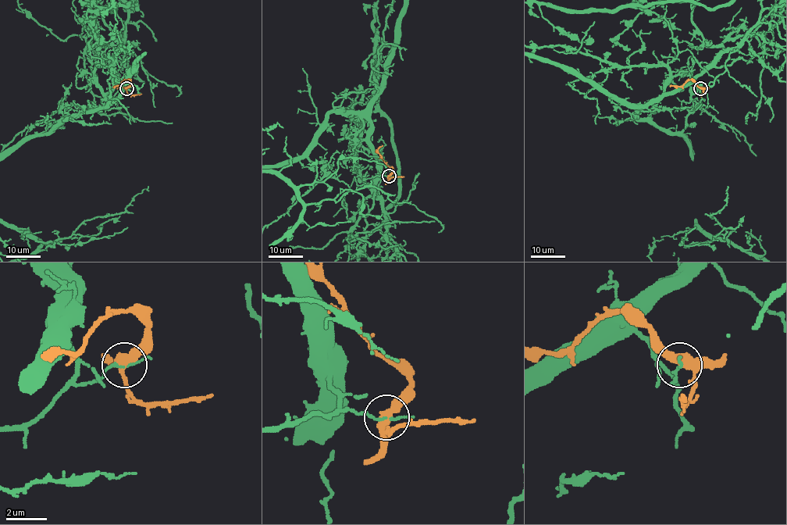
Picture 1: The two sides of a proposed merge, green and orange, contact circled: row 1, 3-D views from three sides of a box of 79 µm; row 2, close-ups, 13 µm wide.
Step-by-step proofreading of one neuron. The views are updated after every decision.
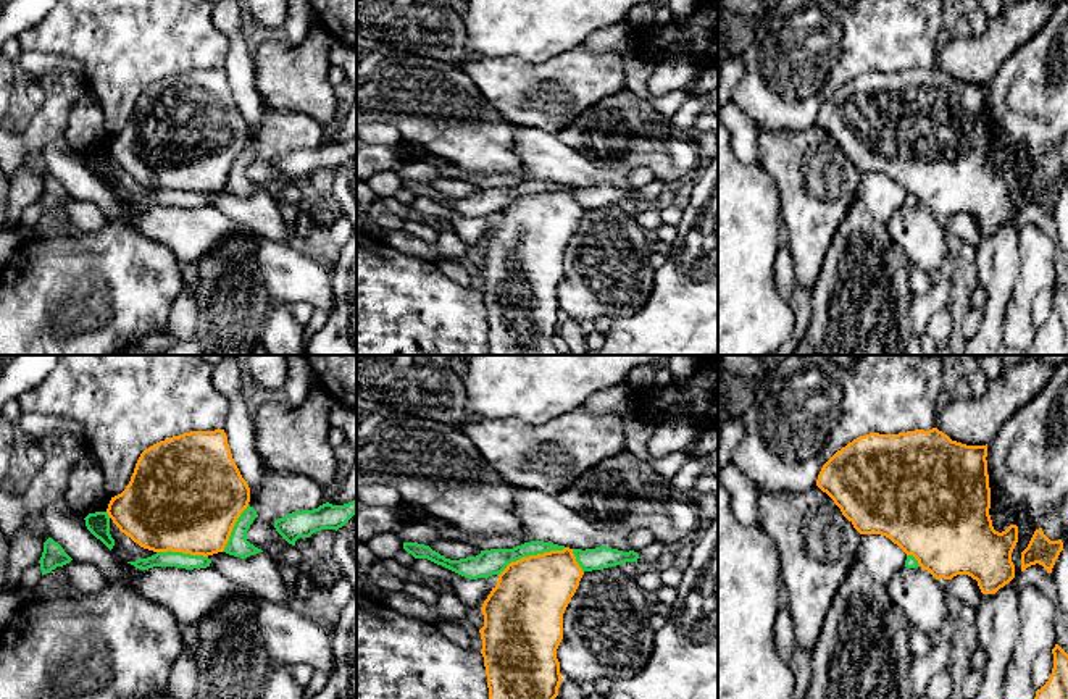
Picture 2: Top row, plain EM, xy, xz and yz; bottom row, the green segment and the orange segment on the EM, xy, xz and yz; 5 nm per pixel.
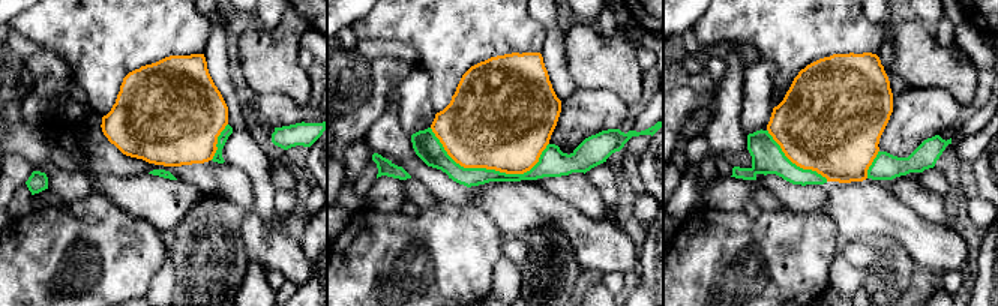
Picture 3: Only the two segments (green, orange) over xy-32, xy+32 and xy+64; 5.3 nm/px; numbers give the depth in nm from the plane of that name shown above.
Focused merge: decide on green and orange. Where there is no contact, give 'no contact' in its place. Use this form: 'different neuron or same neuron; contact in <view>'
different neuron; contact in xz

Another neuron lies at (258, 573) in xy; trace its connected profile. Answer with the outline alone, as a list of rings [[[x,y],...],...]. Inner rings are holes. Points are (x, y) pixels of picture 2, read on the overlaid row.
[[[226,552],[208,555],[210,567],[216,568],[227,580],[255,594],[263,601],[289,604],[287,588],[282,581],[276,562],[265,552],[247,559],[234,557]]]

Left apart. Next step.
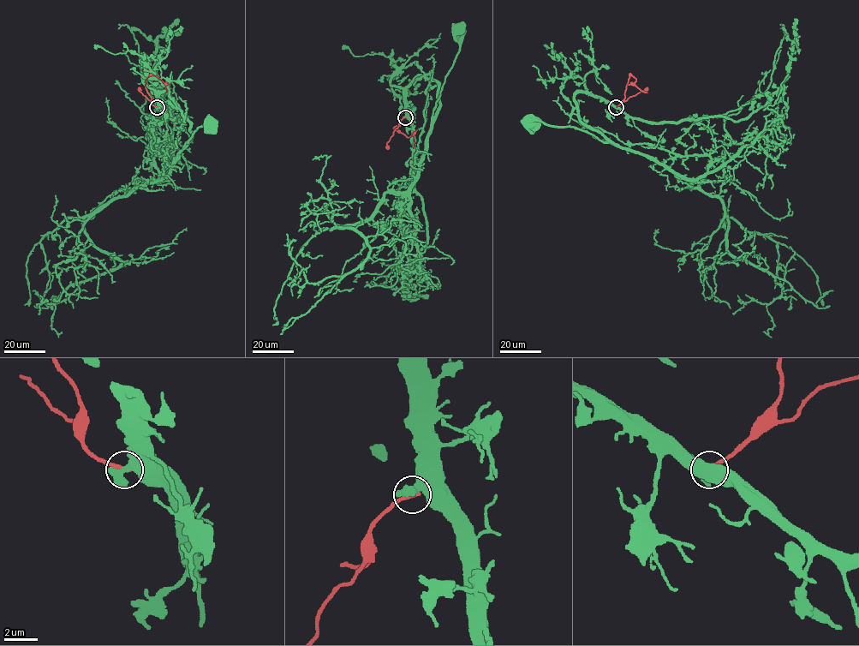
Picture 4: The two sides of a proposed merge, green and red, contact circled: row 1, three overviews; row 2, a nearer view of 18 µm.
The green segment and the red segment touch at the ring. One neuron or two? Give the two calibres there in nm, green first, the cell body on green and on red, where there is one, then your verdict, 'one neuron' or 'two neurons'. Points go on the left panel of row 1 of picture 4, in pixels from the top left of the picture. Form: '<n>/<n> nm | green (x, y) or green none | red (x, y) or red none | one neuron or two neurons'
700/240 nm | green (209, 122) | red none | two neurons

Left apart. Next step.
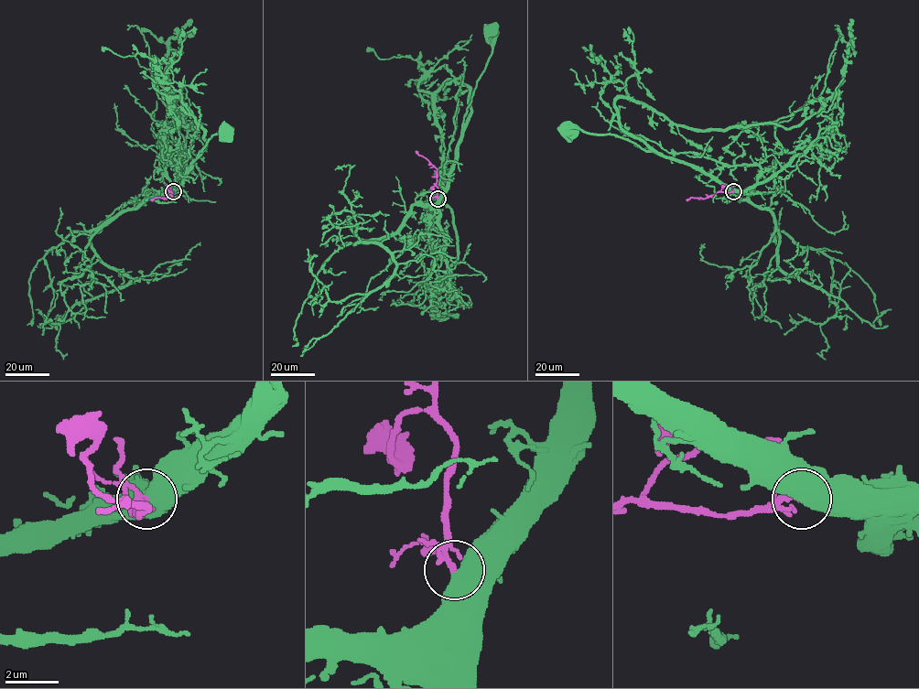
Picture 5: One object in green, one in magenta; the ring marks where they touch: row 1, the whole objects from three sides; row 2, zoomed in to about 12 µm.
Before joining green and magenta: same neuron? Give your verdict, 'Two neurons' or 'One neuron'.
One neuron

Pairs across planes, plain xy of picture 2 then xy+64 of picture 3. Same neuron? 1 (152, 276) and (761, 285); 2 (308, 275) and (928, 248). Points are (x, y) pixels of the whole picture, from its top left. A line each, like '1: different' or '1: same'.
1: same
2: same

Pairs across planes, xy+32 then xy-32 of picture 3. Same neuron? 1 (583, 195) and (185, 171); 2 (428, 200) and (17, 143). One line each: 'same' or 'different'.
1: same
2: same

